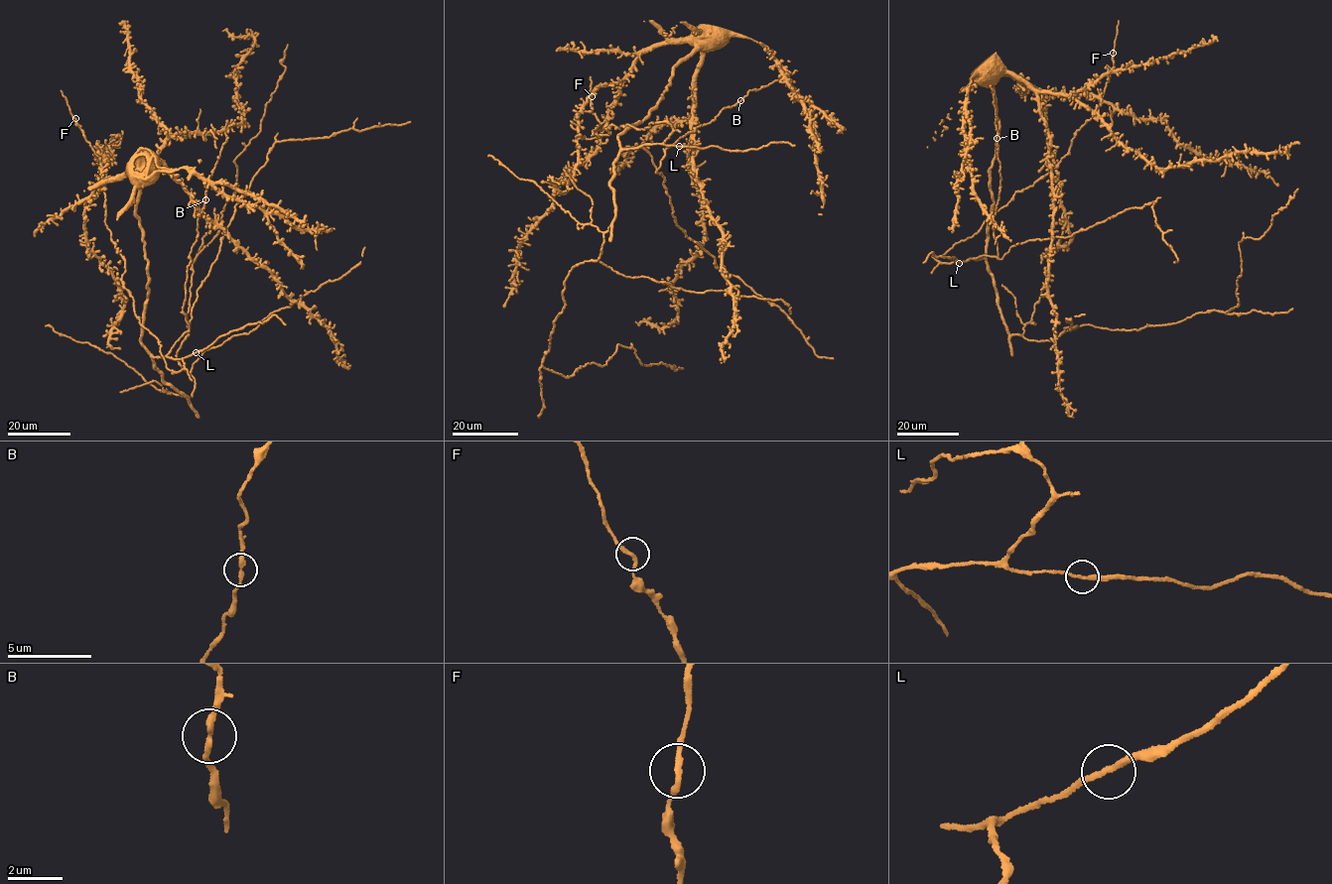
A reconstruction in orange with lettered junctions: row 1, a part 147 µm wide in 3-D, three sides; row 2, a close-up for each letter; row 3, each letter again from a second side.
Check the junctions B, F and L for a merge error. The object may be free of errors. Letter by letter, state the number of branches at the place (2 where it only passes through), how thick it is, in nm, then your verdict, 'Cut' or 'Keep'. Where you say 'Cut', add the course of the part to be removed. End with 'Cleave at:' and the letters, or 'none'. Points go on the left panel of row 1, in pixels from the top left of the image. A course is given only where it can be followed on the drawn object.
B: Branches: 2. Thickness 220 nm. Keep
F: Branches: 2. Thickness 200 nm. Keep
L: Branches: 2. Thickness 200 nm. Keep
Cleave at: none

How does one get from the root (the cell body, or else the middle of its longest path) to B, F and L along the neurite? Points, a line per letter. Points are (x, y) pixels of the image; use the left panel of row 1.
B: (143, 171), (140, 341), (153, 356), (189, 329), (187, 266), (205, 200)
F: (143, 171), (121, 174), (97, 185), (103, 175), (100, 166), (104, 158), (102, 161), (95, 154), (75, 118)
L: (143, 171), (136, 211), (148, 266), (148, 294), (140, 341), (157, 357), (180, 359), (196, 352)

